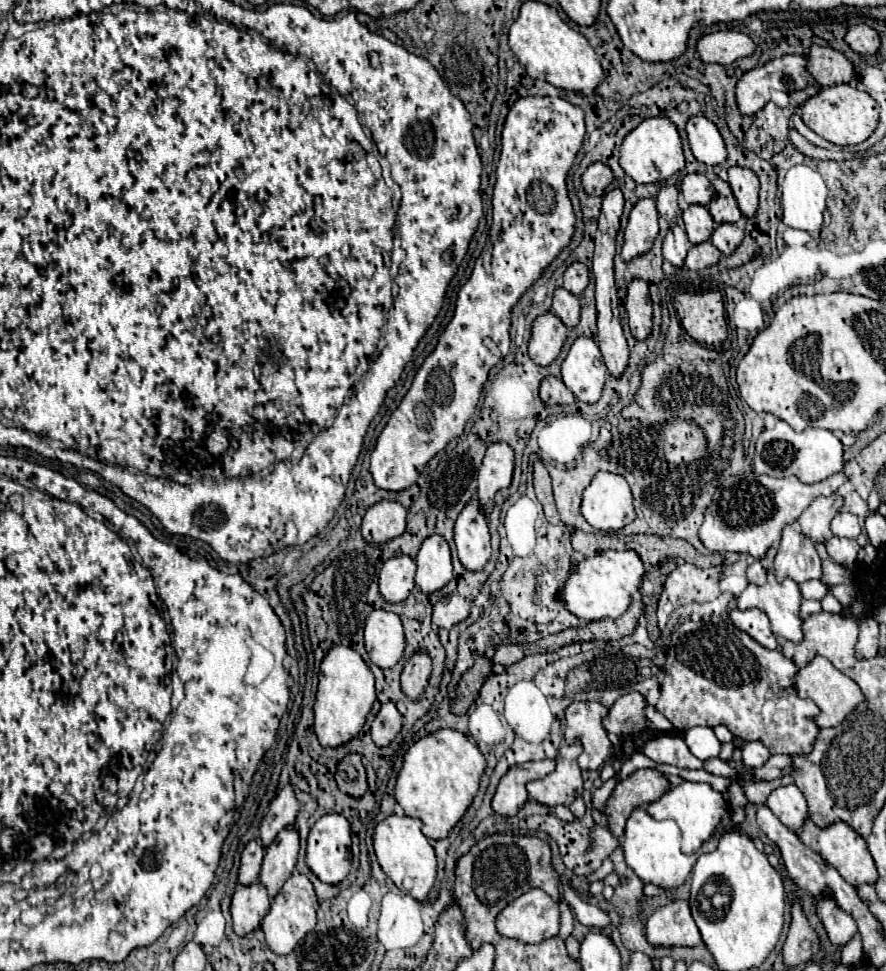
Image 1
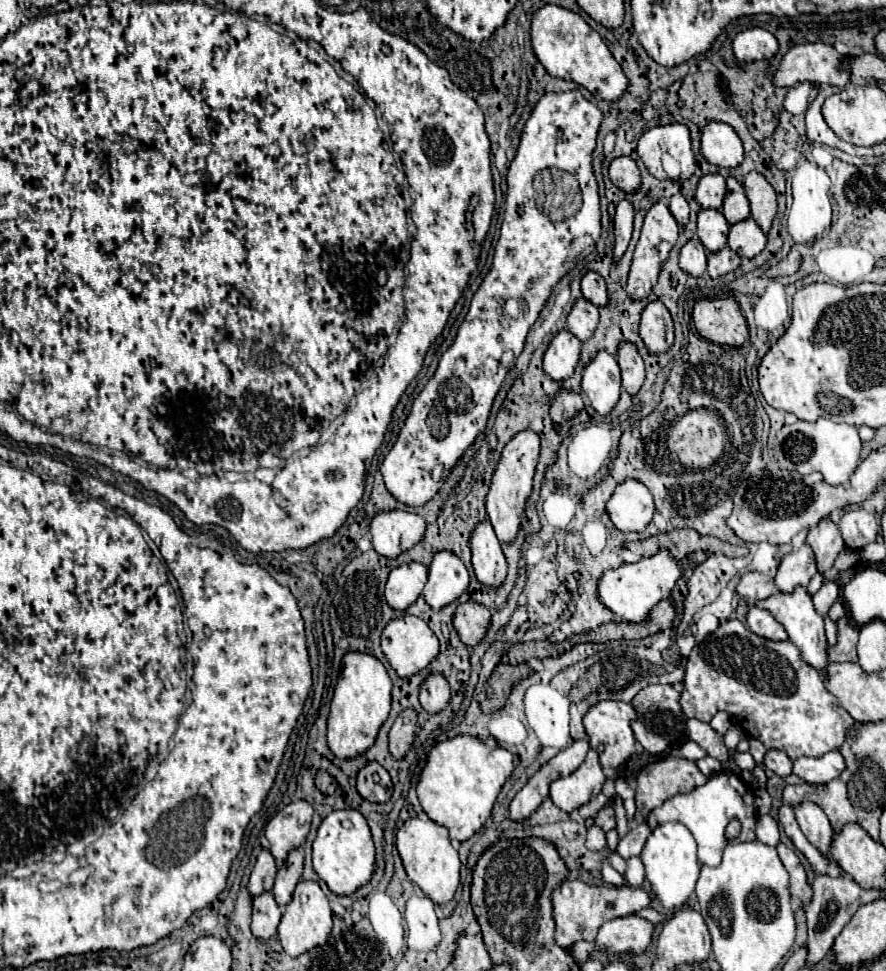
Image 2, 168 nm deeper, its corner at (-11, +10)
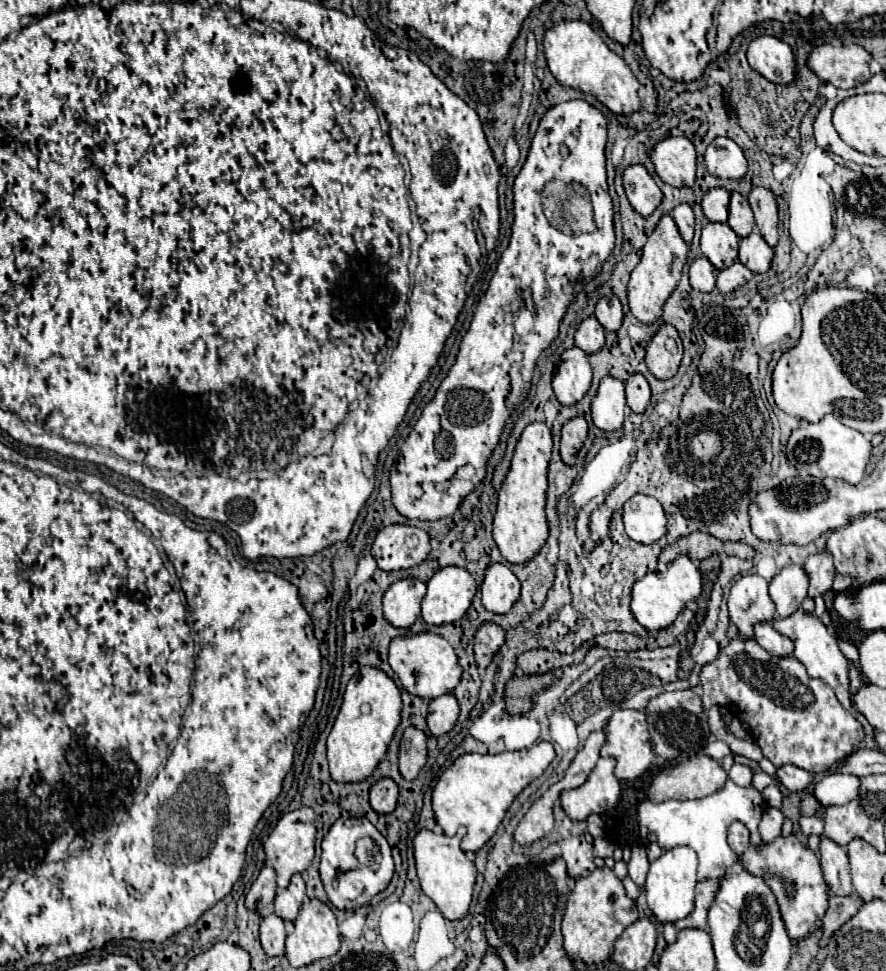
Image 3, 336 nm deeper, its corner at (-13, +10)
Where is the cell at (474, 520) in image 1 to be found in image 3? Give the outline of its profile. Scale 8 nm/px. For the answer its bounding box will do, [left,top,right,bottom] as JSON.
[481,562,519,614]

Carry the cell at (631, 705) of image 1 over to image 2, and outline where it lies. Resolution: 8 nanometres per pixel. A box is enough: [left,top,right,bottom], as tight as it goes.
[631,684,689,756]

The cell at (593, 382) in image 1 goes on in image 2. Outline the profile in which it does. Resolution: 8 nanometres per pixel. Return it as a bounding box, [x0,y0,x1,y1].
[583,352,621,416]

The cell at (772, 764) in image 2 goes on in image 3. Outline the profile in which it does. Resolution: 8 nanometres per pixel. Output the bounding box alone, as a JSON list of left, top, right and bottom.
[777,766,813,792]

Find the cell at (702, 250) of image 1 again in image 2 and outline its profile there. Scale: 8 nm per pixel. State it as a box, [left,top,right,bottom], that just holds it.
[707,248,741,278]

